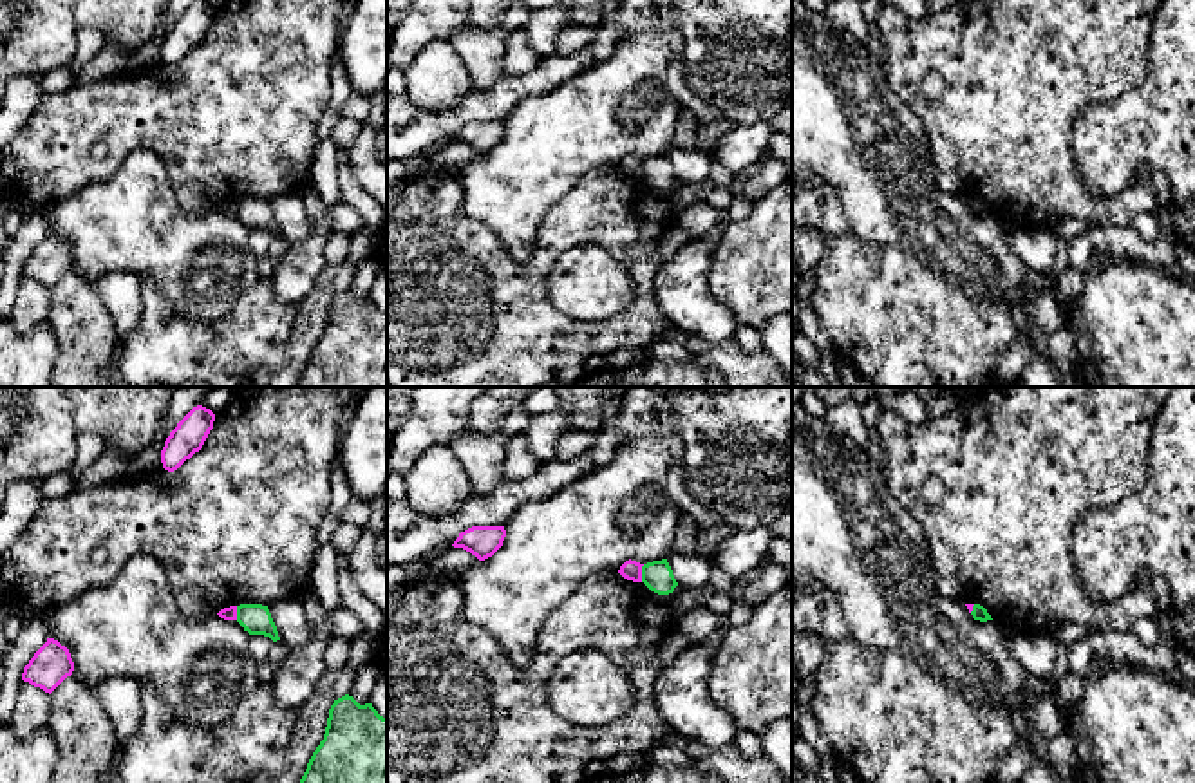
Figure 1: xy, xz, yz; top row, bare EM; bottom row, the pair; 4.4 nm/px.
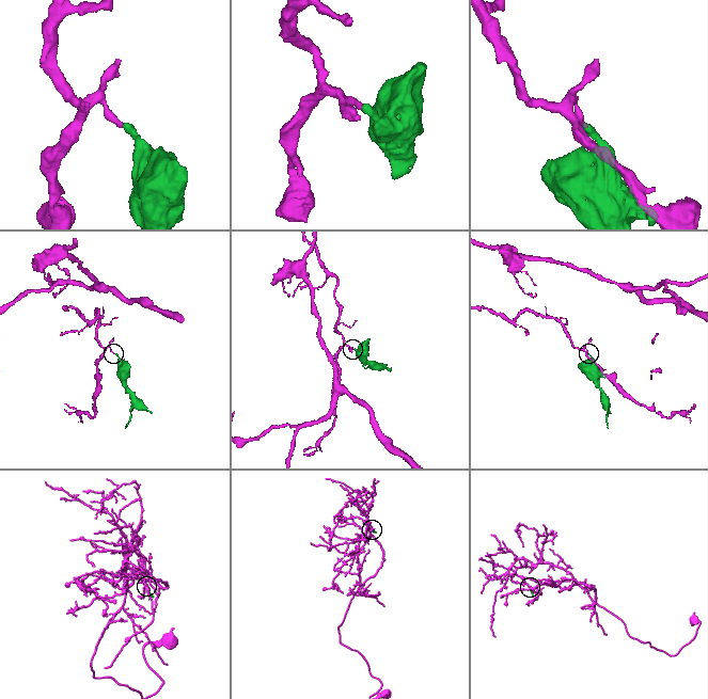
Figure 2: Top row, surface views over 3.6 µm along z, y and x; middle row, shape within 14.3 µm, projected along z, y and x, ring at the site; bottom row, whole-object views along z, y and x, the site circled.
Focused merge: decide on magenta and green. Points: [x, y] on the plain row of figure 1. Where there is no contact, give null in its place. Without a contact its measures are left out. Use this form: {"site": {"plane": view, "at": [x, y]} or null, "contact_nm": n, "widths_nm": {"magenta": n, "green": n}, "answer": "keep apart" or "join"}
{"site": {"plane": "xz", "at": [640, 169]}, "contact_nm": 80, "widths_nm": {"magenta": 90, "green": 140}, "answer": "keep apart"}

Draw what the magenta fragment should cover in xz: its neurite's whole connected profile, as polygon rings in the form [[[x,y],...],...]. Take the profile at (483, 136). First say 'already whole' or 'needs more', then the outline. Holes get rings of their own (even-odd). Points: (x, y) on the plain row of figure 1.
already whole | [[[472,121],[459,128],[454,143],[463,143],[475,150],[479,156],[492,152],[506,132],[504,121]]]

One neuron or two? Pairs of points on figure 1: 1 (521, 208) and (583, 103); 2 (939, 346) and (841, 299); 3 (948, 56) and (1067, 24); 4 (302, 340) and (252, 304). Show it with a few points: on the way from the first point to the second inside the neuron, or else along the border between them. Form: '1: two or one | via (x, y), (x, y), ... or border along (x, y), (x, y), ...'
1: one | via (521, 183), (568, 129)
2: one | via (915, 339), (877, 304), (865, 299)
3: one | via (977, 49), (1024, 49), (1038, 35)
4: two | border along (299, 304), (286, 360), (281, 367)

